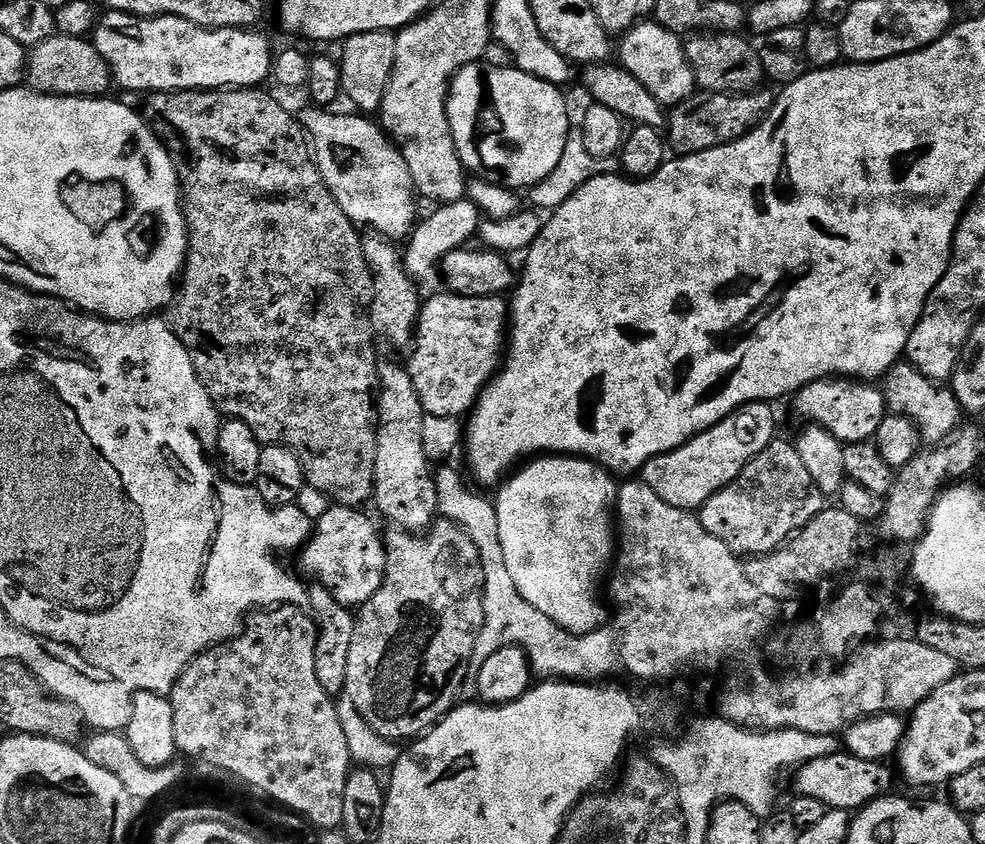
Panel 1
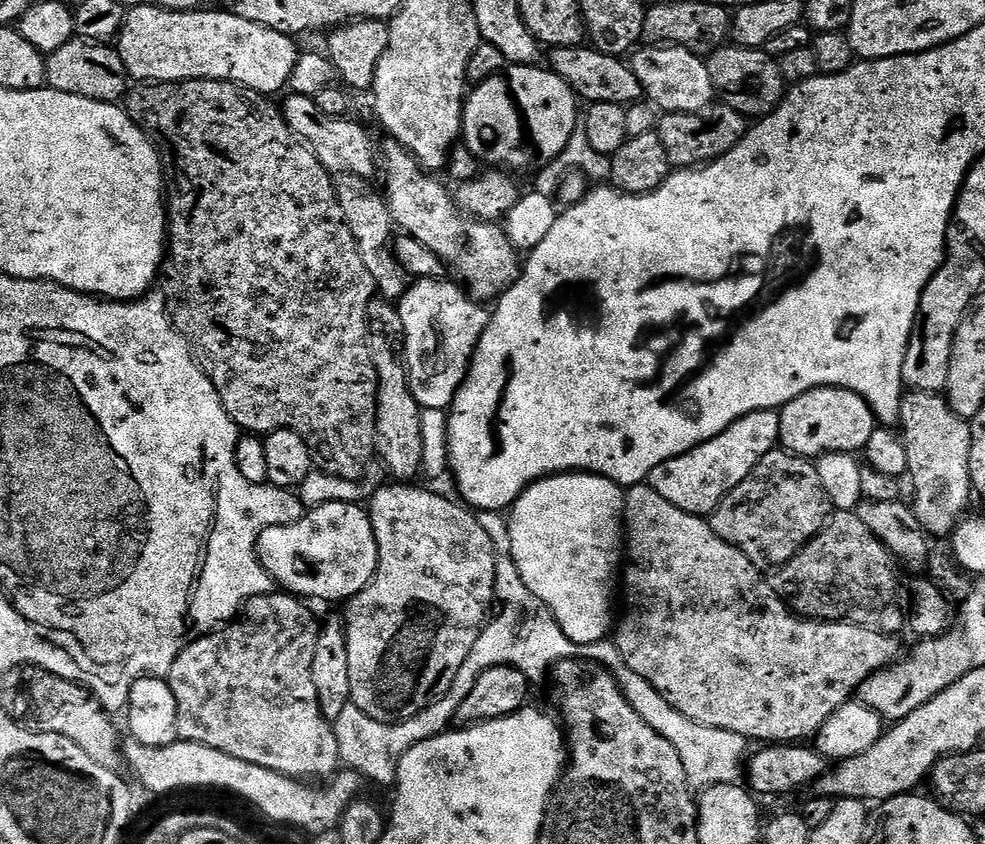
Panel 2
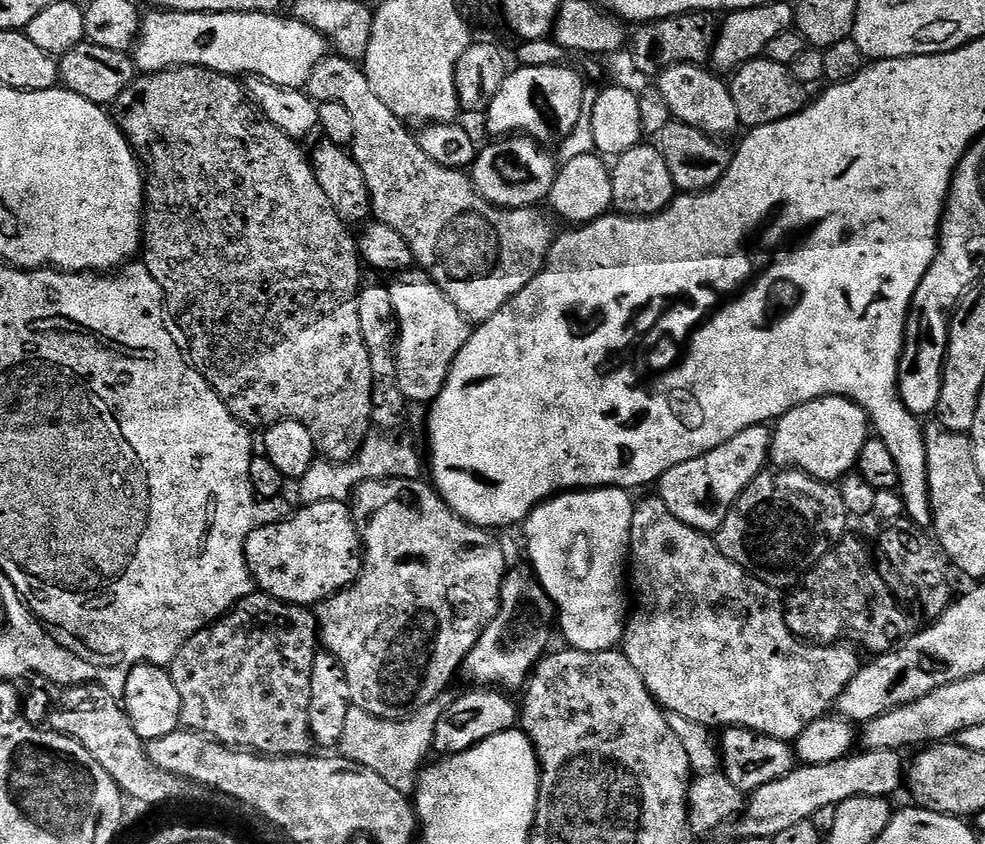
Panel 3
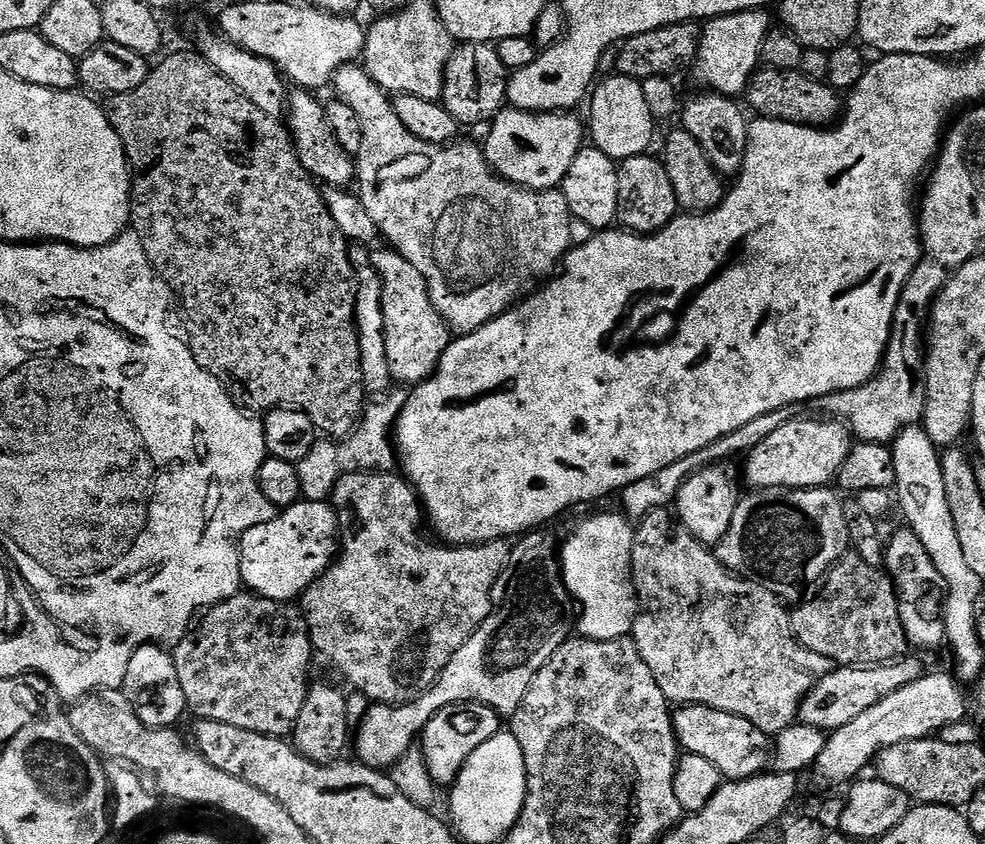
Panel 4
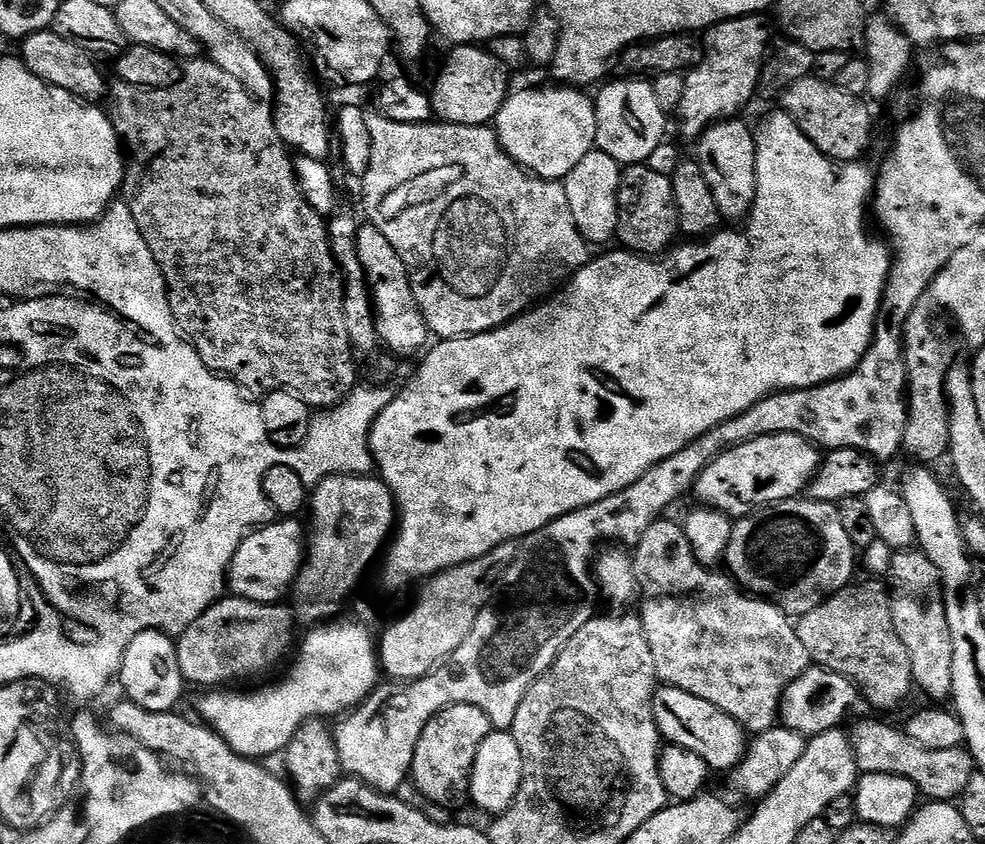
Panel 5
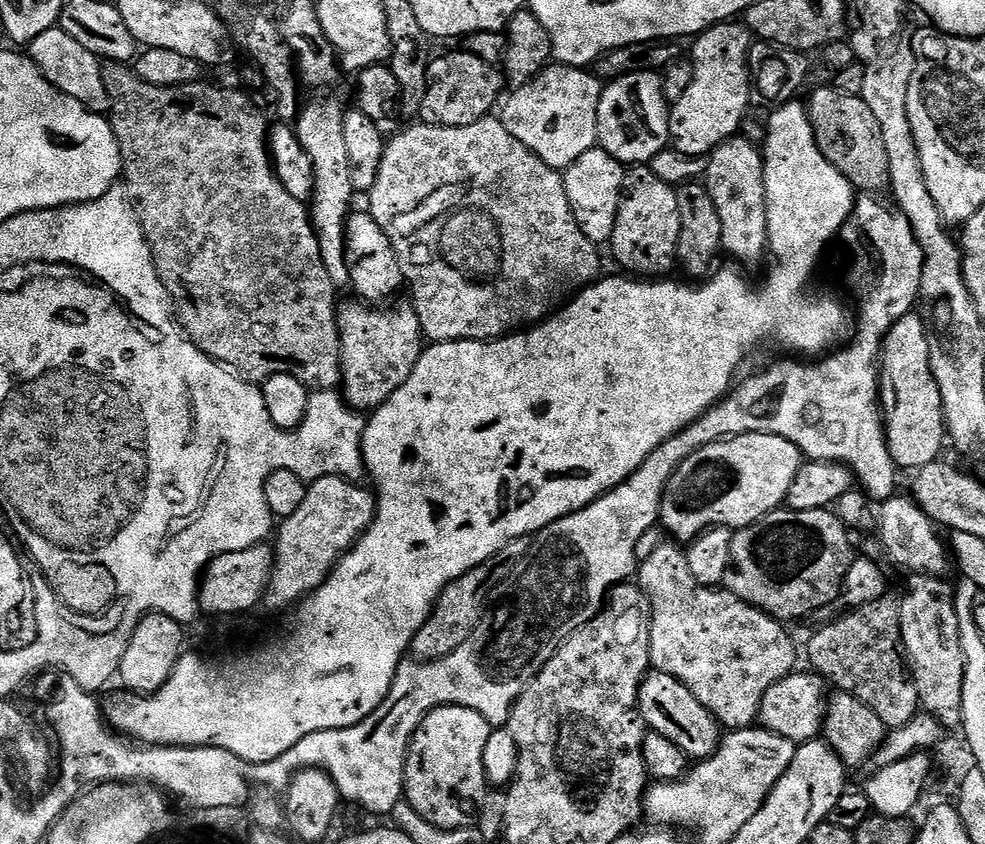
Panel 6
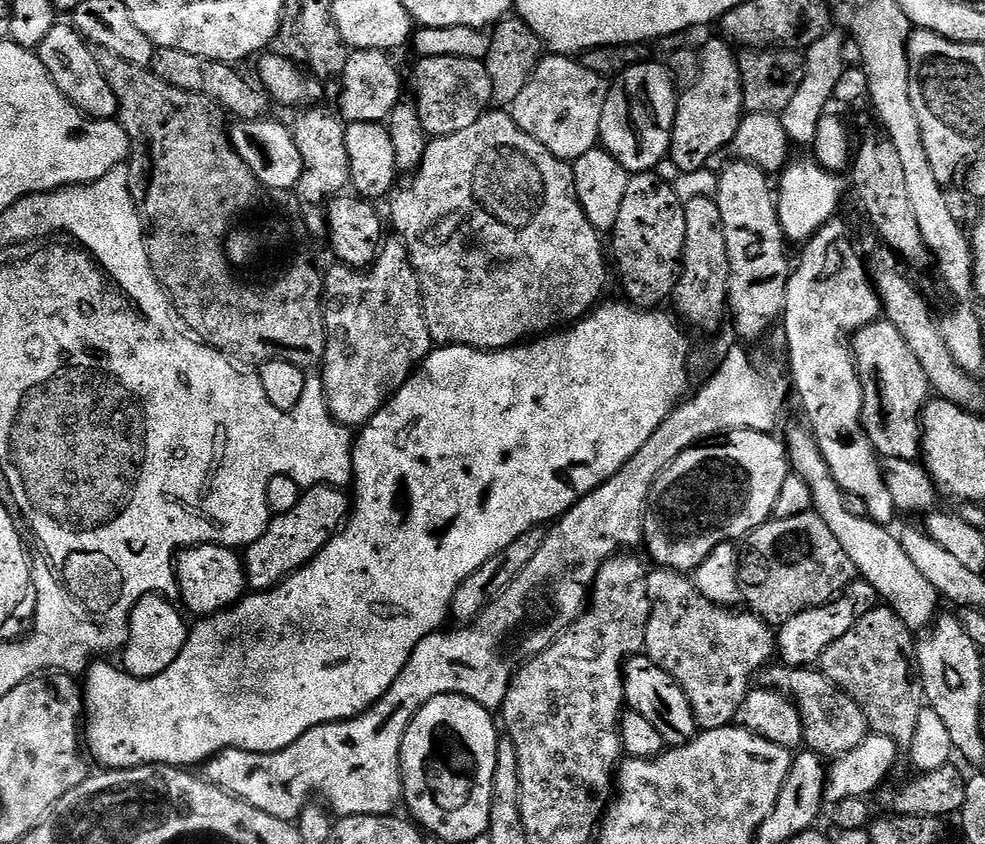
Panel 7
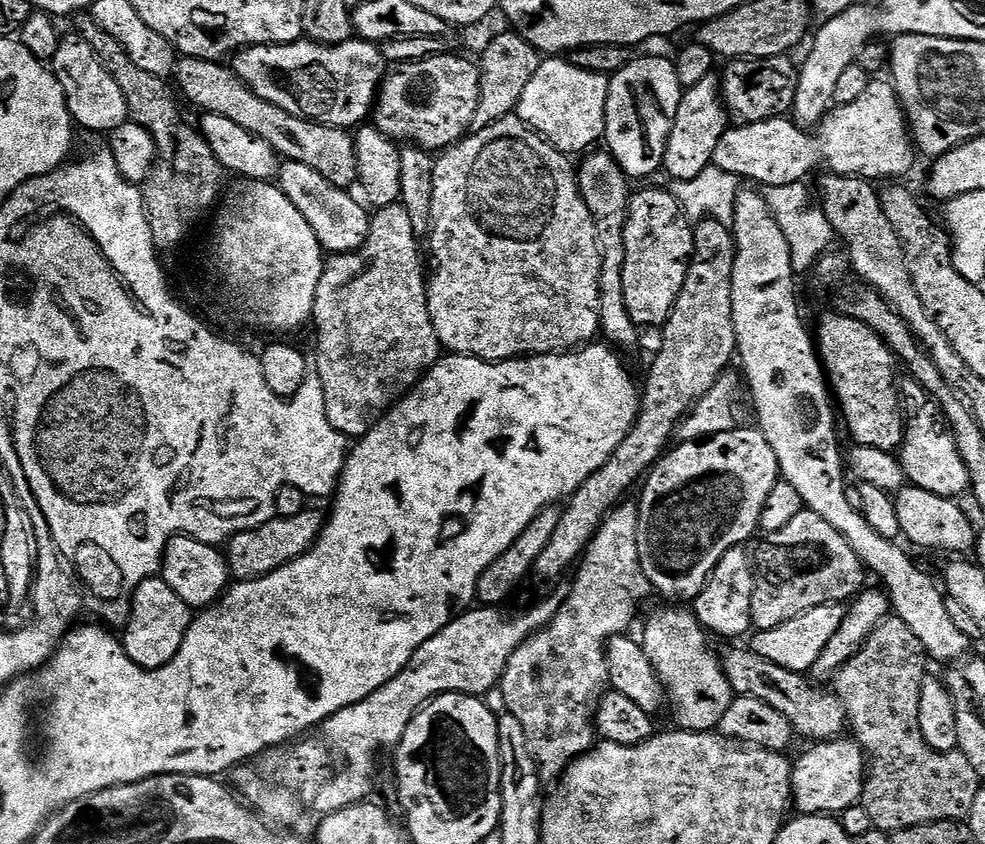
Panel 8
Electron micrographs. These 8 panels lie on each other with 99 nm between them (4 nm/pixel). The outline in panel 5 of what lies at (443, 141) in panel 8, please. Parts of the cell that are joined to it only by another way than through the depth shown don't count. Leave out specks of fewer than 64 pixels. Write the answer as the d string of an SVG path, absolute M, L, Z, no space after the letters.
M456 46L451 50L452 57L445 62L436 85L430 88L433 117L445 124L491 125L498 110L502 110L505 98L510 94L509 73L500 59L492 55L487 47Z

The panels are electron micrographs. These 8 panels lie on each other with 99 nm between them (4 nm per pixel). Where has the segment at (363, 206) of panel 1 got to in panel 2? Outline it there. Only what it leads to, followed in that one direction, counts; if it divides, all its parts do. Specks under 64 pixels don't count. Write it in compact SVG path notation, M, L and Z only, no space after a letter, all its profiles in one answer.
M288 94L283 97L282 111L284 120L290 126L294 135L300 137L312 153L322 162L322 166L333 174L351 174L356 178L372 178L378 172L378 152L372 149L372 140L368 132L360 124L355 124L352 118L327 116L317 106L311 96Z

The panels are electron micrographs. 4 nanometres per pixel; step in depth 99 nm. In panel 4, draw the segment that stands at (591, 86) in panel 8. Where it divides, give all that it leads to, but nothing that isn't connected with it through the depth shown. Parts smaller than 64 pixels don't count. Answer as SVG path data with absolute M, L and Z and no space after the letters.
M505 107L503 112L496 115L487 129L488 141L483 141L484 156L493 172L517 184L519 188L532 188L535 192L556 190L564 183L571 163L574 162L581 148L586 144L586 128L580 125L580 120L571 111L567 112L524 112L521 108Z

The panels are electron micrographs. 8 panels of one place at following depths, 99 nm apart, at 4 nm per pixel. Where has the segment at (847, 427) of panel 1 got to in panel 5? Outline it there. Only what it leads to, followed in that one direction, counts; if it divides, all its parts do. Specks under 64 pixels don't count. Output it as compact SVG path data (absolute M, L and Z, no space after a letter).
M783 432L754 438L726 450L702 472L694 485L694 496L706 508L714 508L729 518L749 516L779 500L799 497L820 468L821 449L798 434Z

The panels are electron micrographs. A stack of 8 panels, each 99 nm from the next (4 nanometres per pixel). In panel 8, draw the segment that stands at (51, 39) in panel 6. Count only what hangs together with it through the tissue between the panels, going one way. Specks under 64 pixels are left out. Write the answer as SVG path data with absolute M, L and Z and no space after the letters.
M78 34L71 35L65 35L61 39L58 50L50 62L52 73L58 78L58 86L62 86L68 113L79 127L81 124L88 132L115 133L116 129L130 120L126 98L122 98L122 90L118 87L118 82L110 78L106 66L98 62L98 54L90 50L86 38Z

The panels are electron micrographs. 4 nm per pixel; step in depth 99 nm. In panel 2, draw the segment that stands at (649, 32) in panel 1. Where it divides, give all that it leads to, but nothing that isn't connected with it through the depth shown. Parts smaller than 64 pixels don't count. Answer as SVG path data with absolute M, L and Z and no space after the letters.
M644 46L631 53L630 66L634 70L638 82L644 87L644 96L647 97L653 105L656 105L661 113L701 112L701 110L709 107L709 105L717 99L714 82L710 78L710 70L708 69L707 63L705 63L701 57L695 56L693 52L685 48Z

